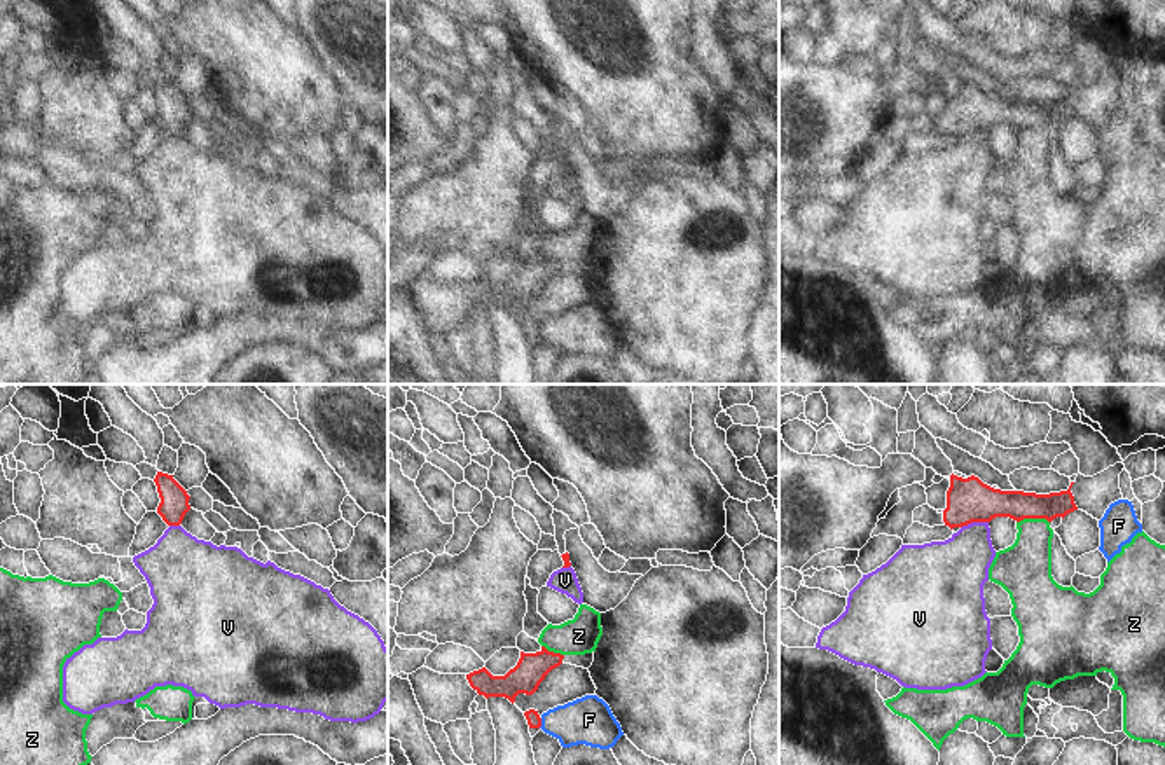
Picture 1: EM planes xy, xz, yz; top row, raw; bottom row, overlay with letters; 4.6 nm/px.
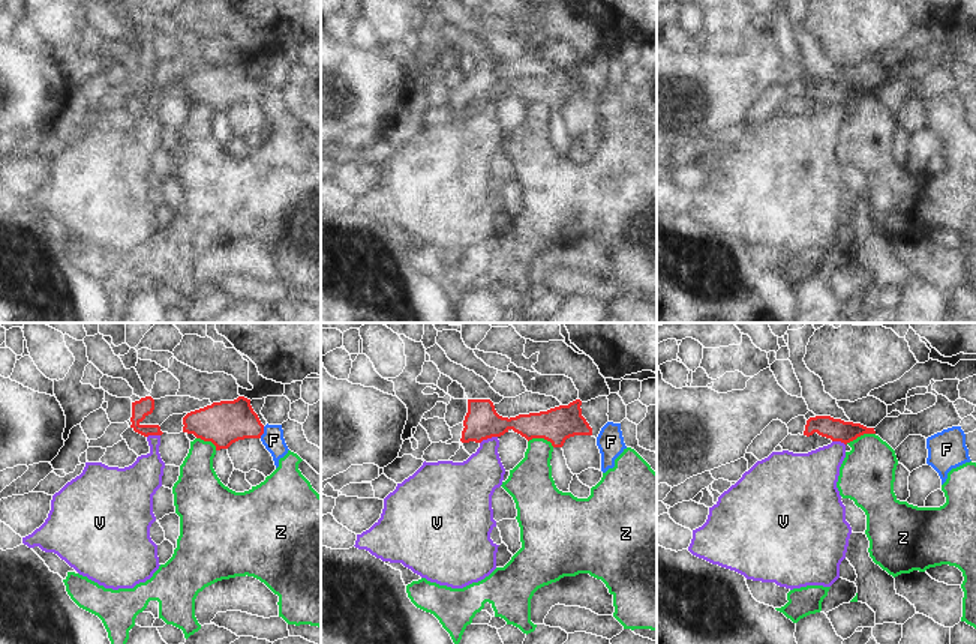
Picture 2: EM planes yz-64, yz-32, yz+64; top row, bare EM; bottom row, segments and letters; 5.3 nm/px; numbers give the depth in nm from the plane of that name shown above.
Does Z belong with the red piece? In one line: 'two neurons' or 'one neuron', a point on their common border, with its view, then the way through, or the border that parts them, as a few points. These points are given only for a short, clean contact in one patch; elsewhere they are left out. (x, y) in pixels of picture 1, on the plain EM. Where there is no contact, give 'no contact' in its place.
two neurons; meets red in yz at (1033, 126); border along yz (1048, 130), (1020, 128), (1017, 131)

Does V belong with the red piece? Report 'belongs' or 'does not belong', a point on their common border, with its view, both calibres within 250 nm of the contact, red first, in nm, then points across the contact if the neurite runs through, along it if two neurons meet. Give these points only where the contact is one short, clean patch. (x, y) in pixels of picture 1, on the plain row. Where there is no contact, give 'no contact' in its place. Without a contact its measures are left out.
does not belong; meets red in yz at (973, 130); 200 nm thick on the red side, 300 nm on the other; border along yz (987, 130), (971, 130), (961, 137)

